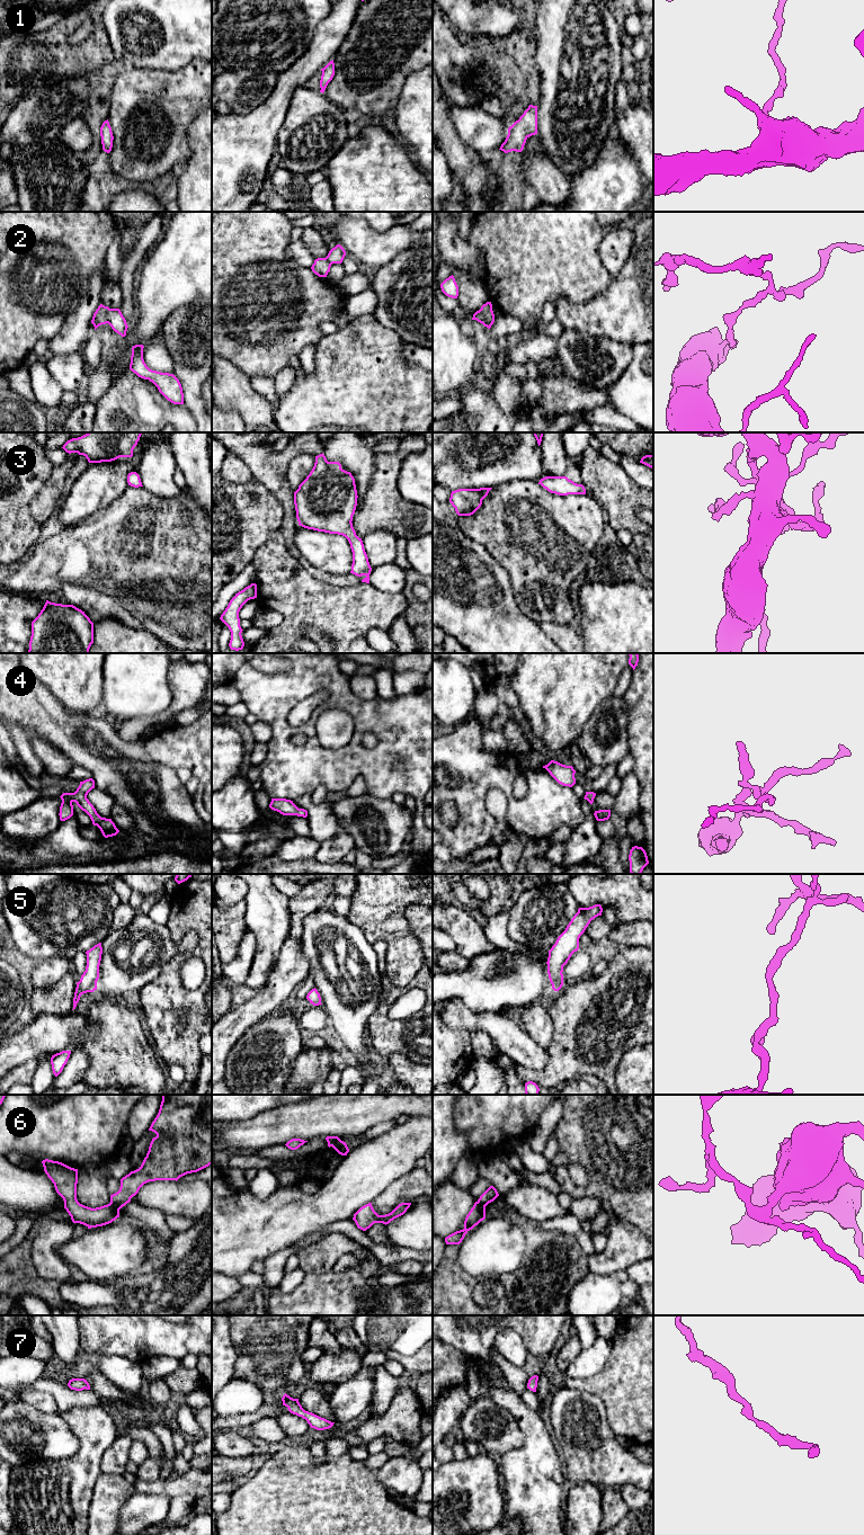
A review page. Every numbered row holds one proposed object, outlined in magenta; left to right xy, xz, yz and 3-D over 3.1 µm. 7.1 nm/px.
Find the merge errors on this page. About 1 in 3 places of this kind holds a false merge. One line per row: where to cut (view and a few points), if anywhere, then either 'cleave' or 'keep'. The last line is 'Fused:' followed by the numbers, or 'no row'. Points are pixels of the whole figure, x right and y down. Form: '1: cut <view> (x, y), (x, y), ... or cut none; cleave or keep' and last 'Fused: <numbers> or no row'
1: cut none; keep
2: cut xy (110, 309), (107, 314), (107, 322); cleave
3: cut none; keep
4: cut none; keep
5: cut none; keep
6: cut xy (110, 1202), (118, 1210); cleave
7: cut none; keep
Fused: 2, 6

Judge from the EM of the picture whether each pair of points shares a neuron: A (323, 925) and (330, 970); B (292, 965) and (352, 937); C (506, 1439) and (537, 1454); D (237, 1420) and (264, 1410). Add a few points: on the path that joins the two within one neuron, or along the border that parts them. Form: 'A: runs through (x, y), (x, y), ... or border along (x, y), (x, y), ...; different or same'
A: runs through (326, 936), (330, 942), (330, 958); same
B: border along (301, 939), (301, 948), (308, 960), (310, 972); different
C: border along (516, 1420), (523, 1435), (523, 1444), (502, 1456); different
D: runs through (243, 1420), (257, 1416); same

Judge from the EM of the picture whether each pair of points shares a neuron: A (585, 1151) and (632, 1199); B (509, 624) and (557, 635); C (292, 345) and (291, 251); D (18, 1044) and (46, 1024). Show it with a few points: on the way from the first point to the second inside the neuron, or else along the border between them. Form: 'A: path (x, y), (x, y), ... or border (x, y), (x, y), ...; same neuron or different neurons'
A: path (597, 1160), (623, 1187); same neuron
B: border (537, 623), (553, 641); different neurons
C: border (290, 241), (285, 249), (285, 256), (310, 268); different neurons
D: path (25, 1044), (39, 1031); same neuron

